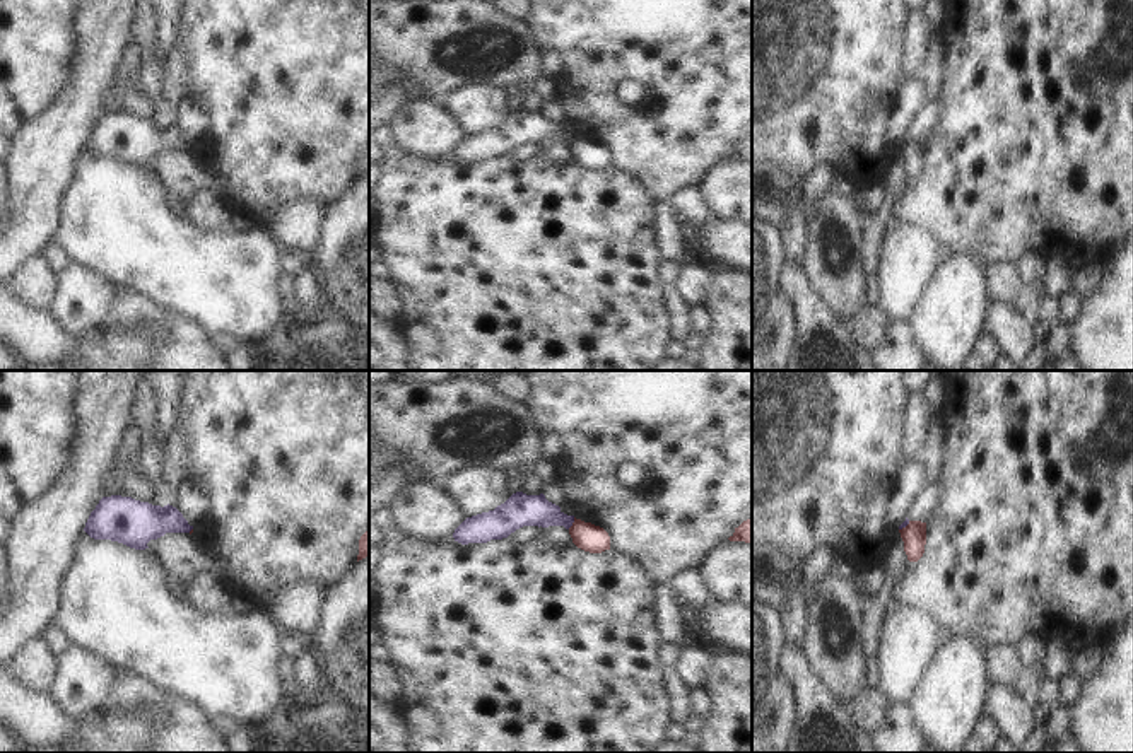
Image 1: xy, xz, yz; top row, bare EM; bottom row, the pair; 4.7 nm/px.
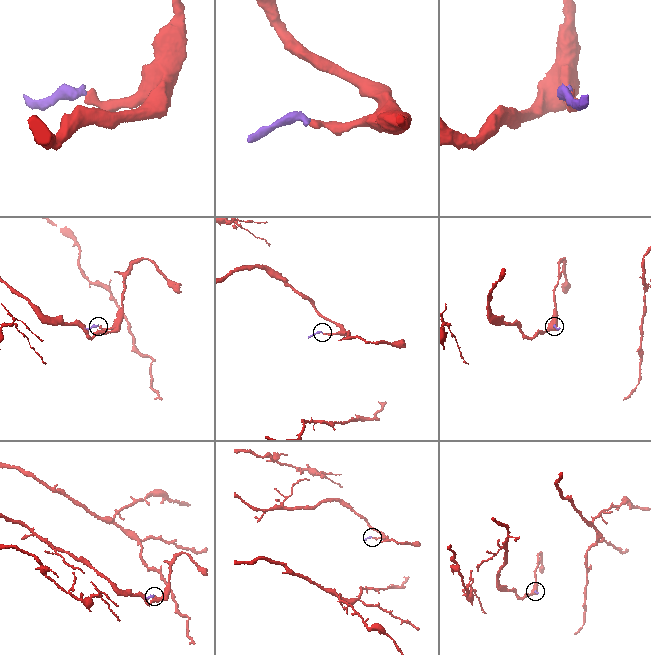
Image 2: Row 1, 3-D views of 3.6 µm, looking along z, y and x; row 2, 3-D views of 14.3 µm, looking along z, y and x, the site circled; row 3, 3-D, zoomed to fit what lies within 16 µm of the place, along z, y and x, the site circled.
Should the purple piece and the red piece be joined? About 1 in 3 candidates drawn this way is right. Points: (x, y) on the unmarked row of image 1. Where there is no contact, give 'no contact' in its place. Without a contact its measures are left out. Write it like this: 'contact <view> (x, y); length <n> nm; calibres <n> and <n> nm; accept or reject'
contact xz (573, 139); length 70 nm; calibres 150 and 130 nm; reject

